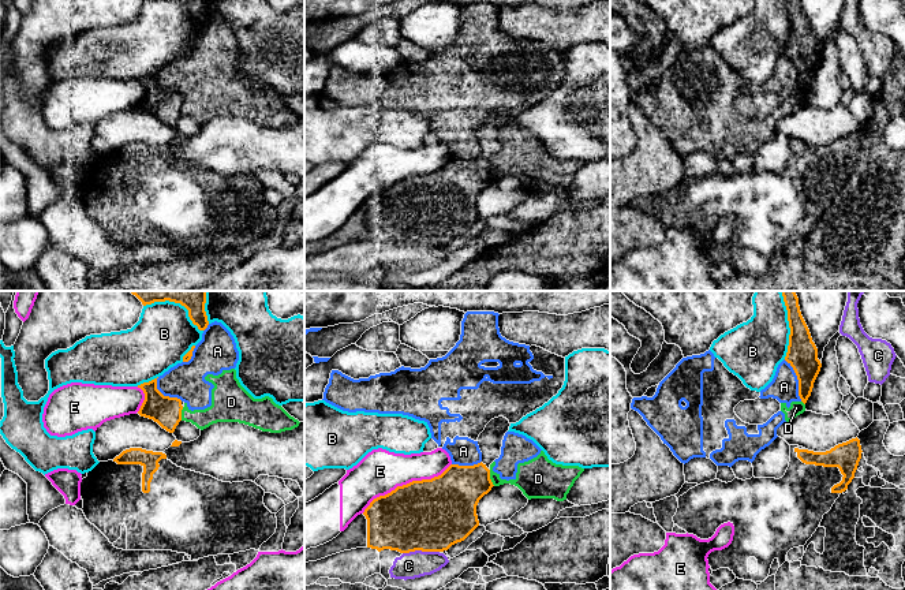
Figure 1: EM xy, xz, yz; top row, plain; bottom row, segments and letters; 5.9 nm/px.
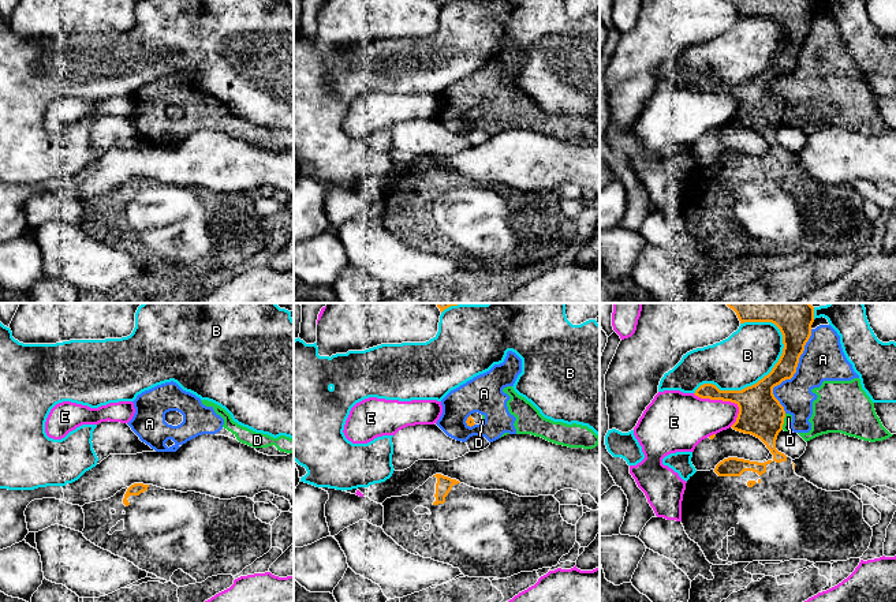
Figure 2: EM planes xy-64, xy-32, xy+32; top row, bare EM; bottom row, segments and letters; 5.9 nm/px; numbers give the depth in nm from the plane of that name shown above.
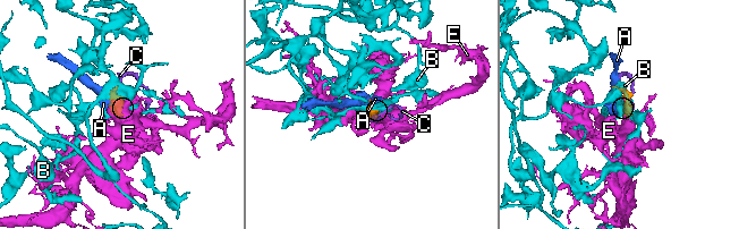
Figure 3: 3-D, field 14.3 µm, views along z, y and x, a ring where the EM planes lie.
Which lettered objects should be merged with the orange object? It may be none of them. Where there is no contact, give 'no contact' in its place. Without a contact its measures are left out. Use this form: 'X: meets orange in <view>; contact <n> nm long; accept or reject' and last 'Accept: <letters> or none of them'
A: meets orange in yz; contact 260 nm long; reject
B: meets orange in yz; contact 320 nm long; reject
C: meets orange in xz; contact 220 nm long; reject
D: meets orange in xz; contact 100 nm long; reject
E: meets orange in xz; contact 600 nm long; reject
Accept: none of them

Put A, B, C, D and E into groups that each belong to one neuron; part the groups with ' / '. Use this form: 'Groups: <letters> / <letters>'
Groups: A D / B / C / E

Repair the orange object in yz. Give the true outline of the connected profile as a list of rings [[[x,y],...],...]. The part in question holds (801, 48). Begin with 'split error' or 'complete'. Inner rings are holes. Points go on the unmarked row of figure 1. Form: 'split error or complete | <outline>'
complete | [[[786,0],[786,4],[790,29],[785,55],[793,61],[797,70],[799,90],[805,98],[811,90],[822,57],[818,53],[818,42],[801,10],[800,0]]]

